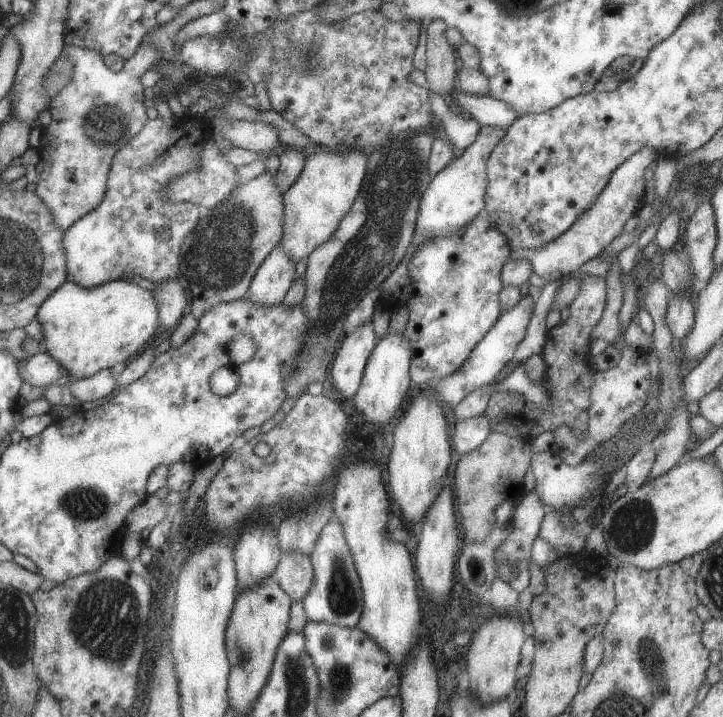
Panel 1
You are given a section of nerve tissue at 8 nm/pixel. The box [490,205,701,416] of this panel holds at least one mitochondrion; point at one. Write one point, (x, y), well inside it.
(532, 230)

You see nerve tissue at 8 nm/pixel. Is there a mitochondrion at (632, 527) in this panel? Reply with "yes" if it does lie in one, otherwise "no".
yes

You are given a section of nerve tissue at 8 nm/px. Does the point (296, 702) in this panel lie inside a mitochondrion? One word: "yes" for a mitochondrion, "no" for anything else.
yes

